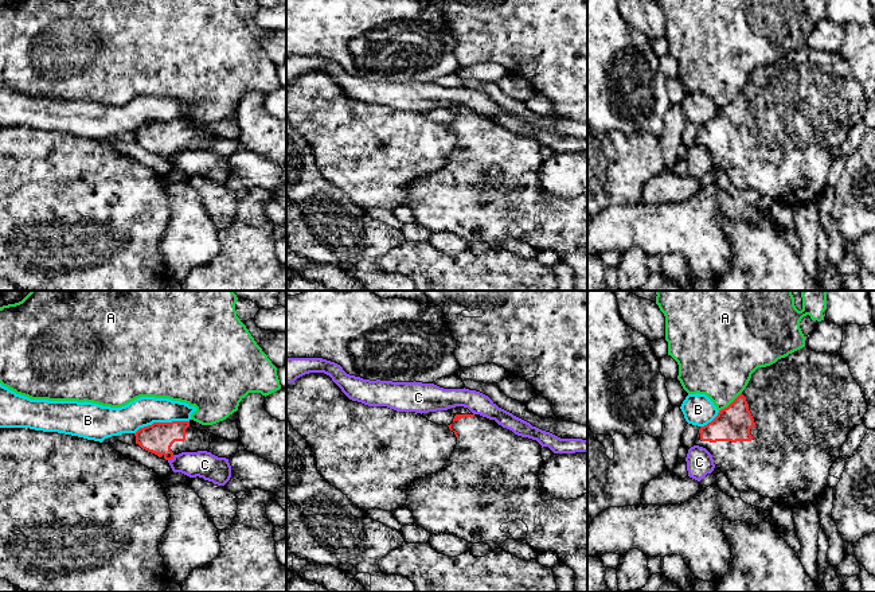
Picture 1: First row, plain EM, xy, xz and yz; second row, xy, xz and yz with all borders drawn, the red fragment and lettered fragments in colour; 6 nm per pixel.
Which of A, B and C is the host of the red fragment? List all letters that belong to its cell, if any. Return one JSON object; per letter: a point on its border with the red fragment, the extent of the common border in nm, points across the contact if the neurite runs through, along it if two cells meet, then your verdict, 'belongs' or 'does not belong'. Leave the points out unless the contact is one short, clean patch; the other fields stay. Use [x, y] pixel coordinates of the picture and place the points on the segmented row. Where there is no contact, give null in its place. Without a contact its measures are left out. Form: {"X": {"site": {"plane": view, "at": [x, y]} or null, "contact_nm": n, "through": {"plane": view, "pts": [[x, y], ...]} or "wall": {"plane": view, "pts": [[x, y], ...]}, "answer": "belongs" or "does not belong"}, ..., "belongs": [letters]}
{"A": {"site": {"plane": "yz", "at": [731, 402]}, "contact_nm": 180, "answer": "does not belong"}, "B": {"site": {"plane": "xy", "at": [161, 423]}, "contact_nm": 340, "answer": "does not belong"}, "C": {"site": {"plane": "xy", "at": [171, 459]}, "contact_nm": 60, "wall": {"plane": "xy", "pts": [[175, 455], [168, 460]]}, "answer": "does not belong"}, "belongs": []}

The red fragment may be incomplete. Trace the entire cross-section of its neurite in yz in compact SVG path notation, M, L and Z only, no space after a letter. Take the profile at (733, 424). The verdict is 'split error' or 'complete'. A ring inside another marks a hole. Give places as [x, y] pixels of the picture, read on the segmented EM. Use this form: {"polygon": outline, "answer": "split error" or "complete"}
{"polygon": "M802 347L776 363L758 367L745 390L718 416L700 427L695 445L706 448L733 487L754 490L790 506L819 499L852 428L863 424L868 402L839 353Z", "answer": "split error"}

